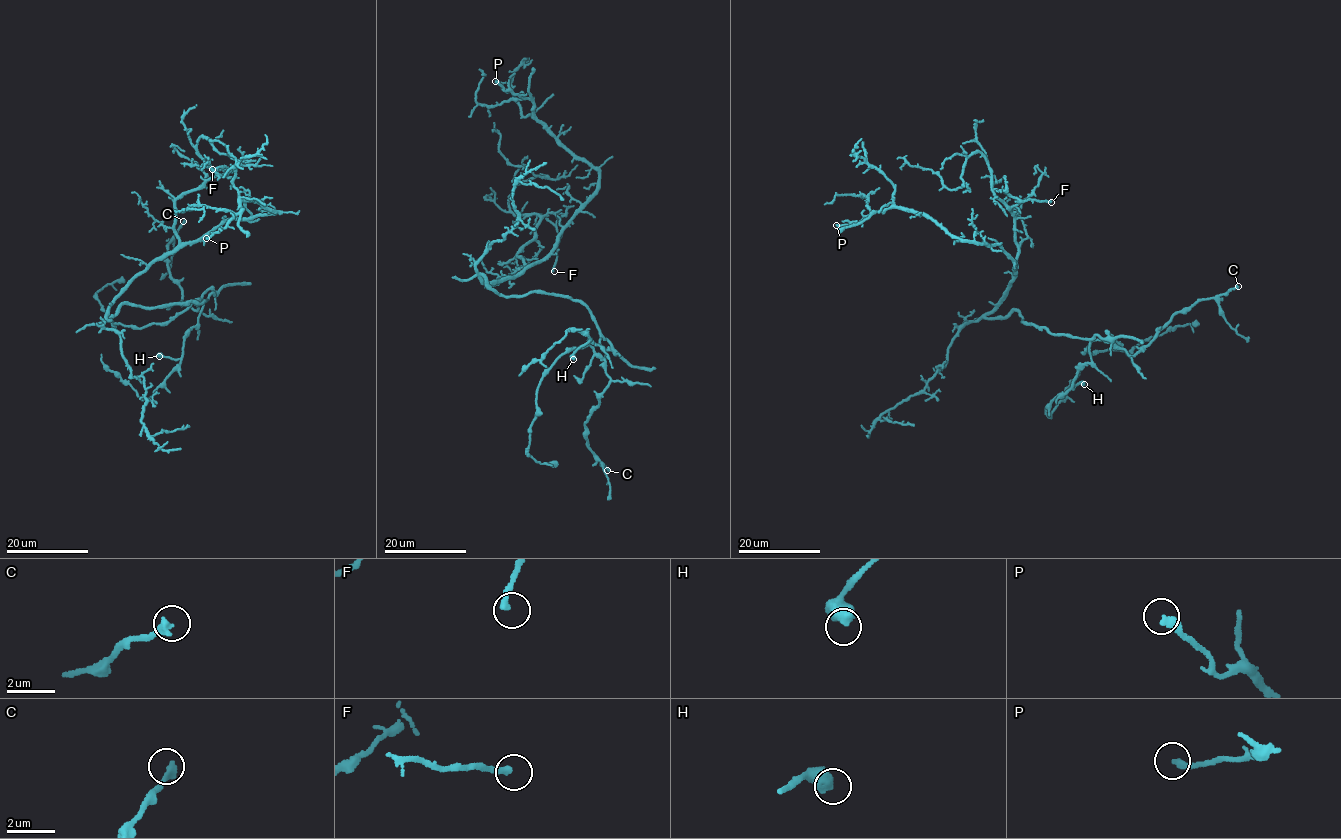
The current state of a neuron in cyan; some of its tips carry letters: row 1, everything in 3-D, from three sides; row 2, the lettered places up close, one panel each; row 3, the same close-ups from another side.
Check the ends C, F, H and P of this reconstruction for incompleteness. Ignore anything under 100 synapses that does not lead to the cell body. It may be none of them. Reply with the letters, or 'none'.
none

